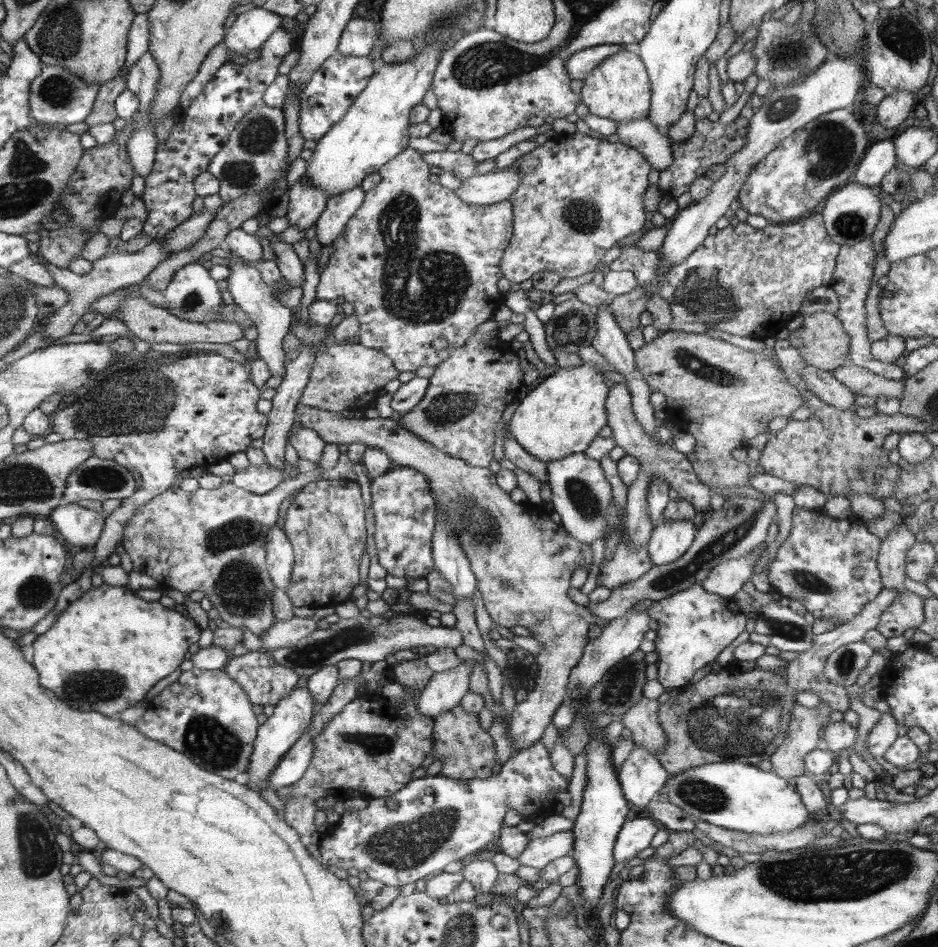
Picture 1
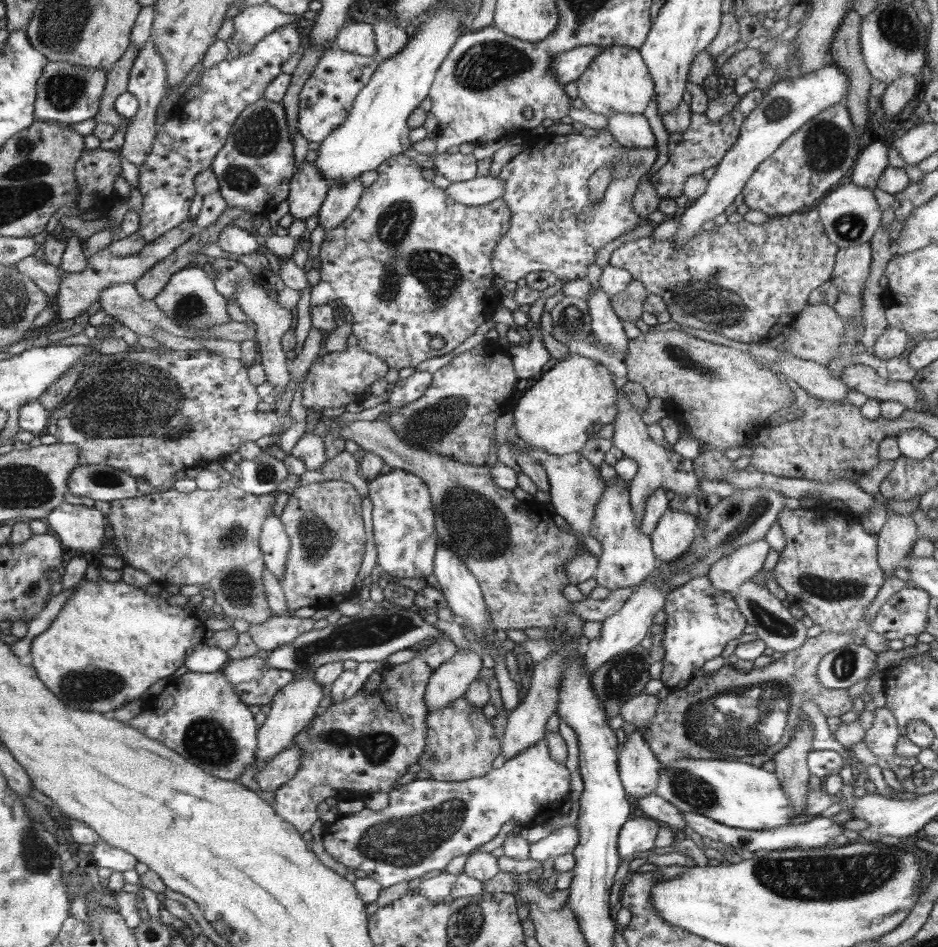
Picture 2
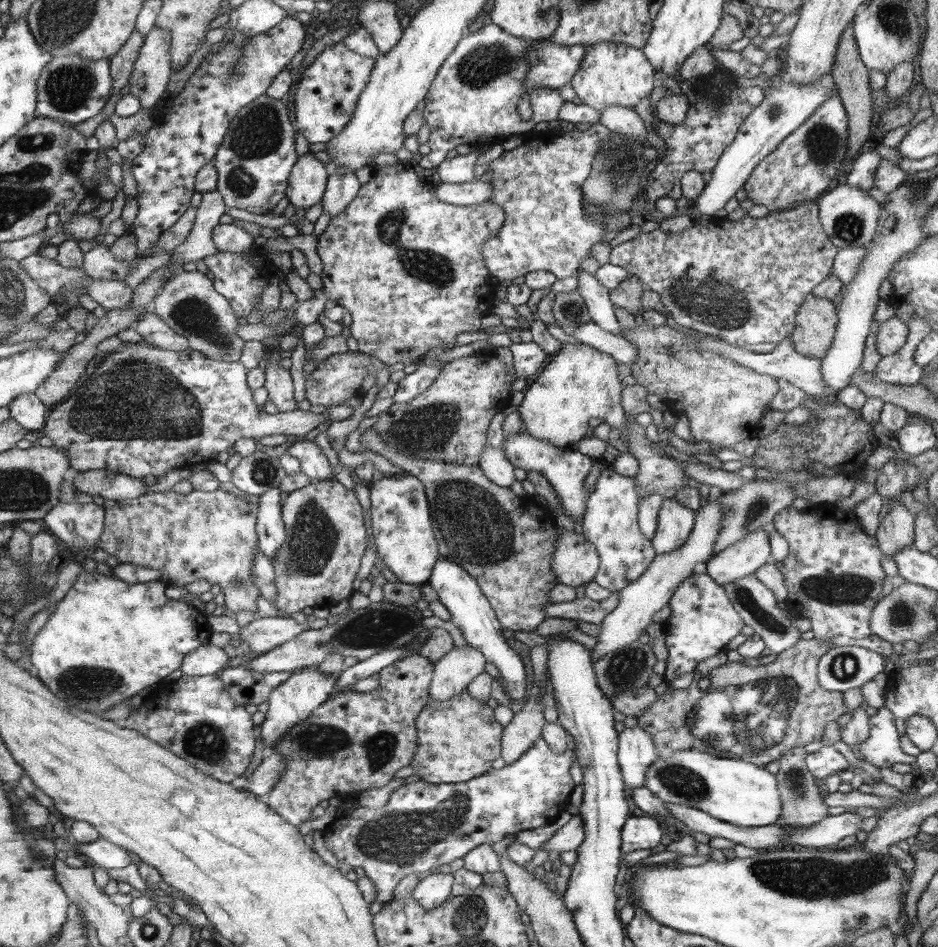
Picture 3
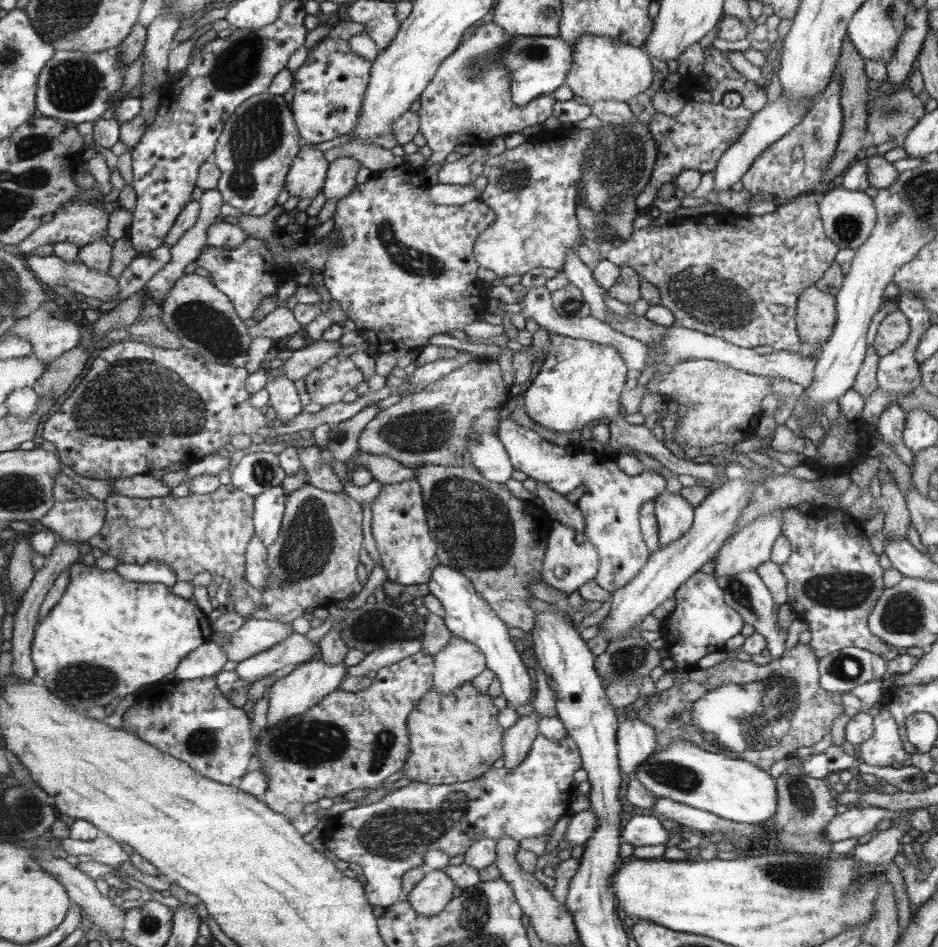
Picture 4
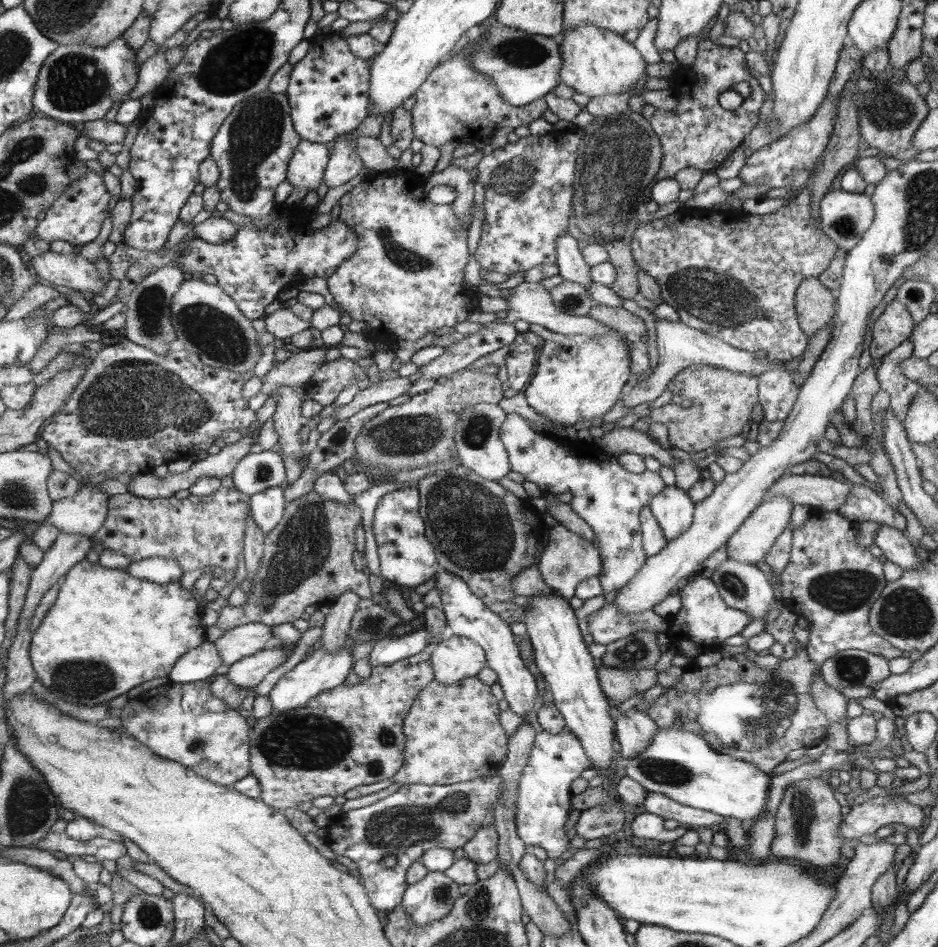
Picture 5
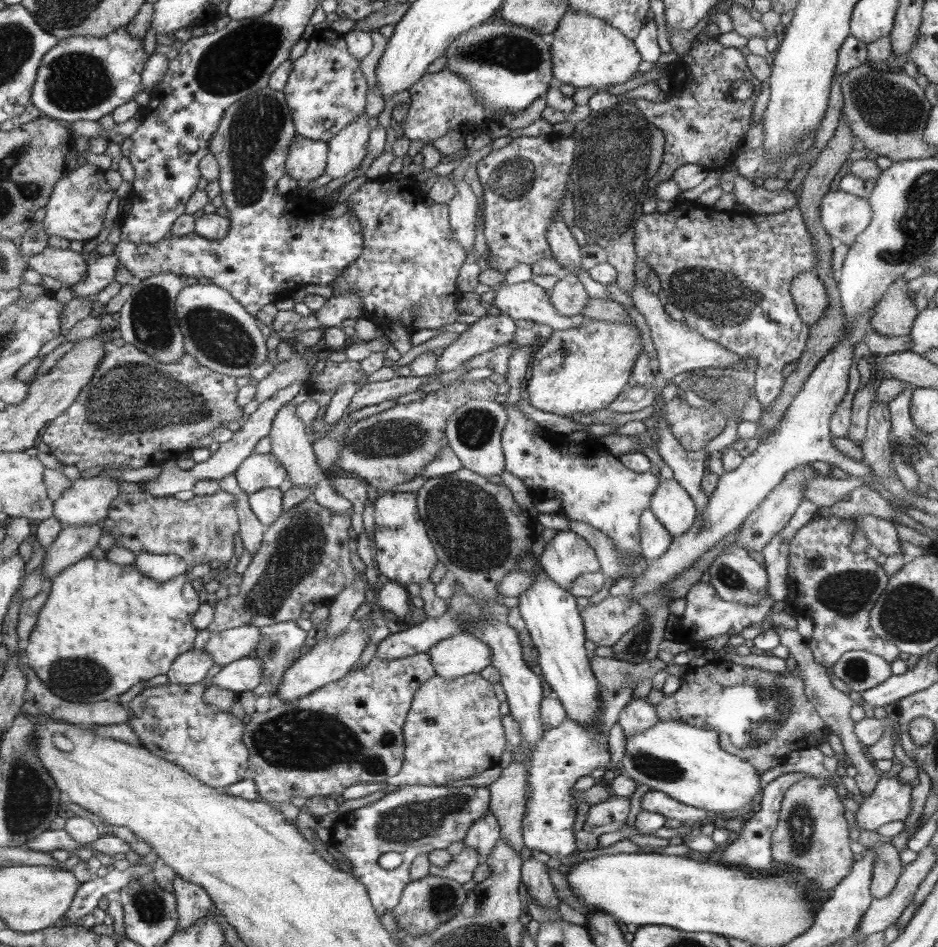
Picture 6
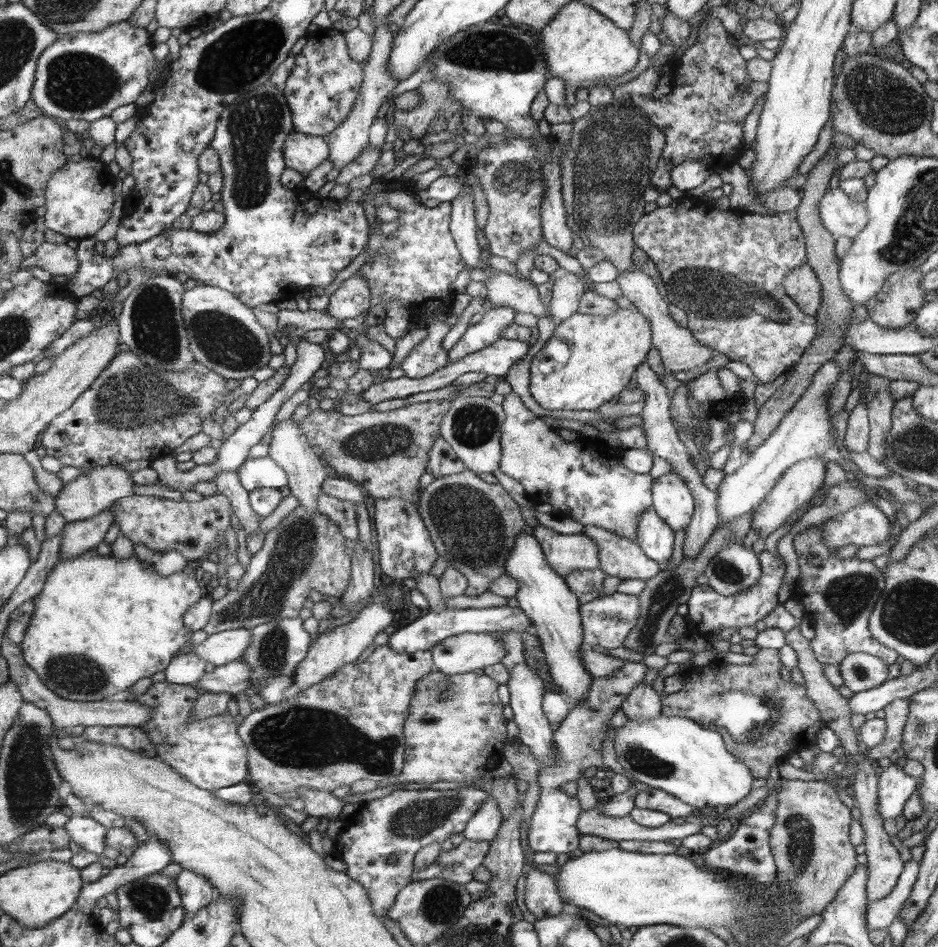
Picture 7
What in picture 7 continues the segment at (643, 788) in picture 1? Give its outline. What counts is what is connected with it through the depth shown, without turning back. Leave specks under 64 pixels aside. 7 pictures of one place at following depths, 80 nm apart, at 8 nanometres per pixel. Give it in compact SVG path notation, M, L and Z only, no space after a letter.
M644 680L638 683L621 704L621 710L627 720L641 720L641 718L658 718L661 716L661 698L652 685L646 685Z

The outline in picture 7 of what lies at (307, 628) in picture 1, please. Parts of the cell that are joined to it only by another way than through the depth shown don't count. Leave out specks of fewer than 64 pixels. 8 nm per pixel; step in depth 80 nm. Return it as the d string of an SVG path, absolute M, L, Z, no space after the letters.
M245 628L223 630L208 635L205 641L194 647L192 653L216 667L222 666L243 658L245 650L250 646L251 634L251 629Z

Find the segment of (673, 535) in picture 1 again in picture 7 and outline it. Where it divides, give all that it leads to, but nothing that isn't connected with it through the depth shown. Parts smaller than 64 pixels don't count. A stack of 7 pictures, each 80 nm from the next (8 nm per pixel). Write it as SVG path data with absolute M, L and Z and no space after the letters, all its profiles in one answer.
M671 471L653 480L653 506L672 530L686 530L696 509L696 499L686 487L686 479Z

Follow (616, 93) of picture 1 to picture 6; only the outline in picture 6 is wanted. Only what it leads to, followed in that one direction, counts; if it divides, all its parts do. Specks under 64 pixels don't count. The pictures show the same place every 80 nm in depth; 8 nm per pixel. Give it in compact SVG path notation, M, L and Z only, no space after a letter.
M569 8L561 24L550 35L553 36L550 46L553 47L554 78L559 80L559 84L572 84L576 89L606 91L610 84L622 84L636 76L642 62L633 39L622 34L617 27L610 26L605 19L580 10Z

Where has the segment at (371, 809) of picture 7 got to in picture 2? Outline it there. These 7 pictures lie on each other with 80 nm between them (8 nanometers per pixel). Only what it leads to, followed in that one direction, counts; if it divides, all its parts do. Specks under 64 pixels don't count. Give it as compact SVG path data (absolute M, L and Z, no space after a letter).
M542 739L538 741L530 749L523 750L517 757L506 759L506 762L502 764L500 768L494 768L490 770L480 778L472 778L469 781L439 781L430 779L414 779L408 784L400 785L394 788L388 793L389 805L382 810L371 810L370 808L364 807L360 812L349 813L347 815L342 815L336 822L323 827L323 845L328 852L340 864L353 869L360 869L364 871L368 878L378 882L382 889L389 889L394 885L399 883L406 883L414 880L418 877L424 875L432 875L433 873L440 874L446 870L446 865L456 858L456 856L464 856L464 854L471 854L475 848L490 842L492 838L496 838L502 830L505 822L508 820L516 820L518 828L530 828L538 826L538 824L544 825L548 823L549 820L554 818L556 814L561 814L566 810L569 804L569 792L570 792L570 771L566 768L564 764L558 764L556 761L552 760L549 755L549 750L547 747L546 740Z

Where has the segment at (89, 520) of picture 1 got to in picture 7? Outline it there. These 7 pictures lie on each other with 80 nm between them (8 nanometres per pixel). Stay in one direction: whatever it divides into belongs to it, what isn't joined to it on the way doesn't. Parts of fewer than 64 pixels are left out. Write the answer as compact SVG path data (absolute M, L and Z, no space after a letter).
M109 465L108 467L96 467L89 474L76 478L72 482L63 485L56 498L56 509L68 523L80 520L88 520L103 510L108 510L116 502L116 499L131 495L133 482L131 474L122 469L122 465Z

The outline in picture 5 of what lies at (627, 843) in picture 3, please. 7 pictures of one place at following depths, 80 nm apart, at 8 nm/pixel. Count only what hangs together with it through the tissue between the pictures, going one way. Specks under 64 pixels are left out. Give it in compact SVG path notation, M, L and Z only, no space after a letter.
M645 811L635 816L630 832L636 838L646 838L646 840L658 840L658 842L673 842L678 835L684 836L689 830L688 826L680 826L679 831L667 830L664 827L664 820L657 814Z

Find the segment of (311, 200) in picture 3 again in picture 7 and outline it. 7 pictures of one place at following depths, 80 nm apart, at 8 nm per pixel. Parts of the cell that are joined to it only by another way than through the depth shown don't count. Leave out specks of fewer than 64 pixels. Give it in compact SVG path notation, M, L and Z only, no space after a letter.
M296 129L287 137L284 146L285 162L288 168L307 177L328 158L328 139L302 134Z

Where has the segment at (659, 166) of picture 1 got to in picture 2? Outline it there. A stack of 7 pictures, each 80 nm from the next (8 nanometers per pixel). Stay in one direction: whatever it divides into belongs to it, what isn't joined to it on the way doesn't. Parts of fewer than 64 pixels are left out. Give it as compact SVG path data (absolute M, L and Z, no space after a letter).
M615 112L608 118L608 130L622 146L630 149L657 149L656 136L644 115Z

